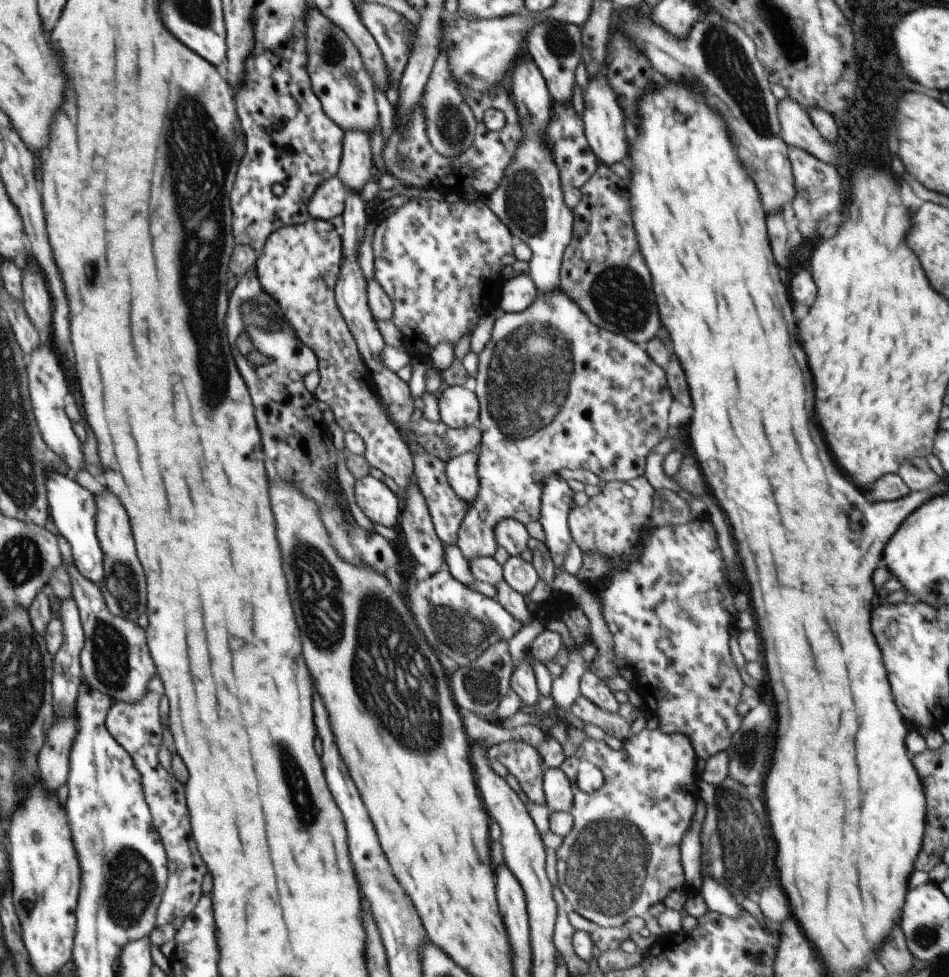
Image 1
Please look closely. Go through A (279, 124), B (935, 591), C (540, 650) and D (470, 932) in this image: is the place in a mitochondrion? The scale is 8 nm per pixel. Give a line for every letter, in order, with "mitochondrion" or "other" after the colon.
A: other
B: other
C: other
D: other

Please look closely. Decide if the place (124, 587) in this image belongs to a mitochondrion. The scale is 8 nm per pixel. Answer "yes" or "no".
yes

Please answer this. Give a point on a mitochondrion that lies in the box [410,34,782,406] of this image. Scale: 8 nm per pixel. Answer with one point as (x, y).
(619, 294)

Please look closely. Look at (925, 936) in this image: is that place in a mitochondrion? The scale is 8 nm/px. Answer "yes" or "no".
yes

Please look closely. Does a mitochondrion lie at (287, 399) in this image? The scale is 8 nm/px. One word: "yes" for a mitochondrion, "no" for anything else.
no

